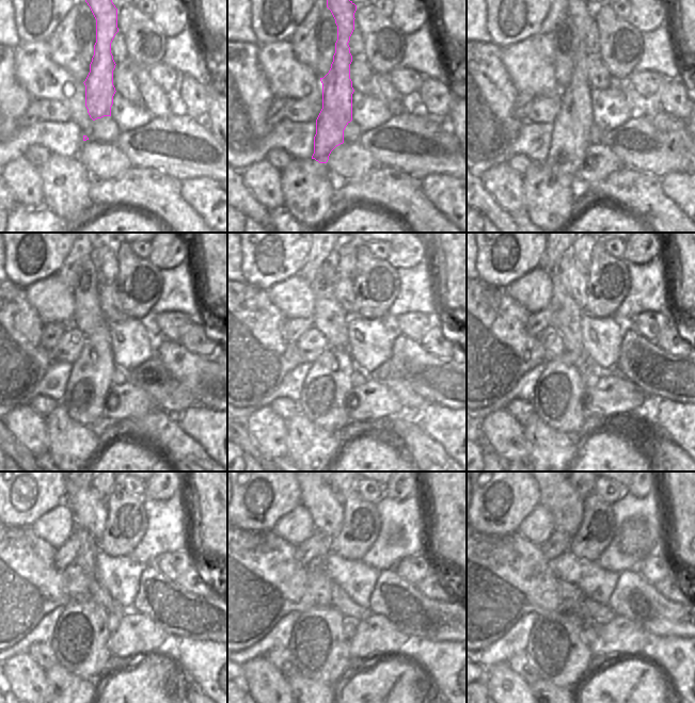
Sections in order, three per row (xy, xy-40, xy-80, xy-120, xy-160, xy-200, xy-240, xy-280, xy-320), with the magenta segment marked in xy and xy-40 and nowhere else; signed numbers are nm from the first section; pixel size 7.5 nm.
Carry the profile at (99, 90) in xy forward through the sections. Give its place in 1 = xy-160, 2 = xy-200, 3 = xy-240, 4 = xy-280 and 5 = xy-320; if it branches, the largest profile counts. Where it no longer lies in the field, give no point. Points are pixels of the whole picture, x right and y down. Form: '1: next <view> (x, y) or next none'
1: next xy-160 (328, 384)
2: next xy-200 (558, 400)
3: next xy-240 (80, 641)
4: next xy-280 (320, 650)
5: next xy-320 (555, 650)

